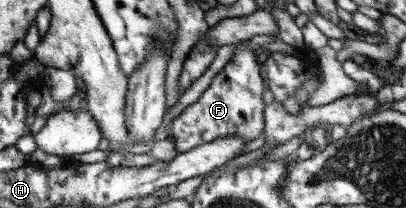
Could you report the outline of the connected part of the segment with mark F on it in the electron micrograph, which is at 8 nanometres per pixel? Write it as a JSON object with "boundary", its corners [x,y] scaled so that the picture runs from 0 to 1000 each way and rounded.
{"boundary":[[[589,226],[488,481],[456,524],[436,529],[424,591],[436,731],[468,731],[485,702],[527,683],[564,644],[594,654],[603,673],[635,673],[650,635],[655,423],[655,385],[645,365],[631,260],[613,226]]]}

